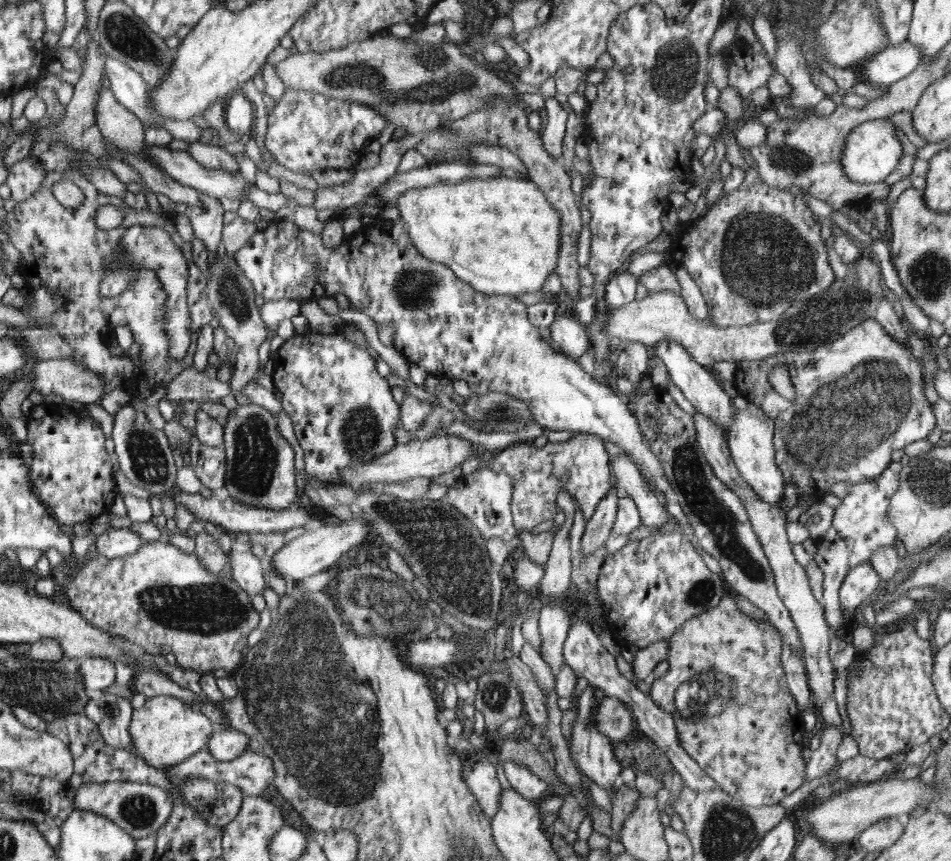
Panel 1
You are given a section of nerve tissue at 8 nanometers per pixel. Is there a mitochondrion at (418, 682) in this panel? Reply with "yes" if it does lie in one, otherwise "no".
no

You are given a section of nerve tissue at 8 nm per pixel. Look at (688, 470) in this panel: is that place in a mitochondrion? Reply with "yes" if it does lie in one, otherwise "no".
yes

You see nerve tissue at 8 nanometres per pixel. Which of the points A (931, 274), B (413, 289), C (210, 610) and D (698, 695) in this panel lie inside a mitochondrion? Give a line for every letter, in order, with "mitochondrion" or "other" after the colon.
A: mitochondrion
B: mitochondrion
C: mitochondrion
D: mitochondrion

